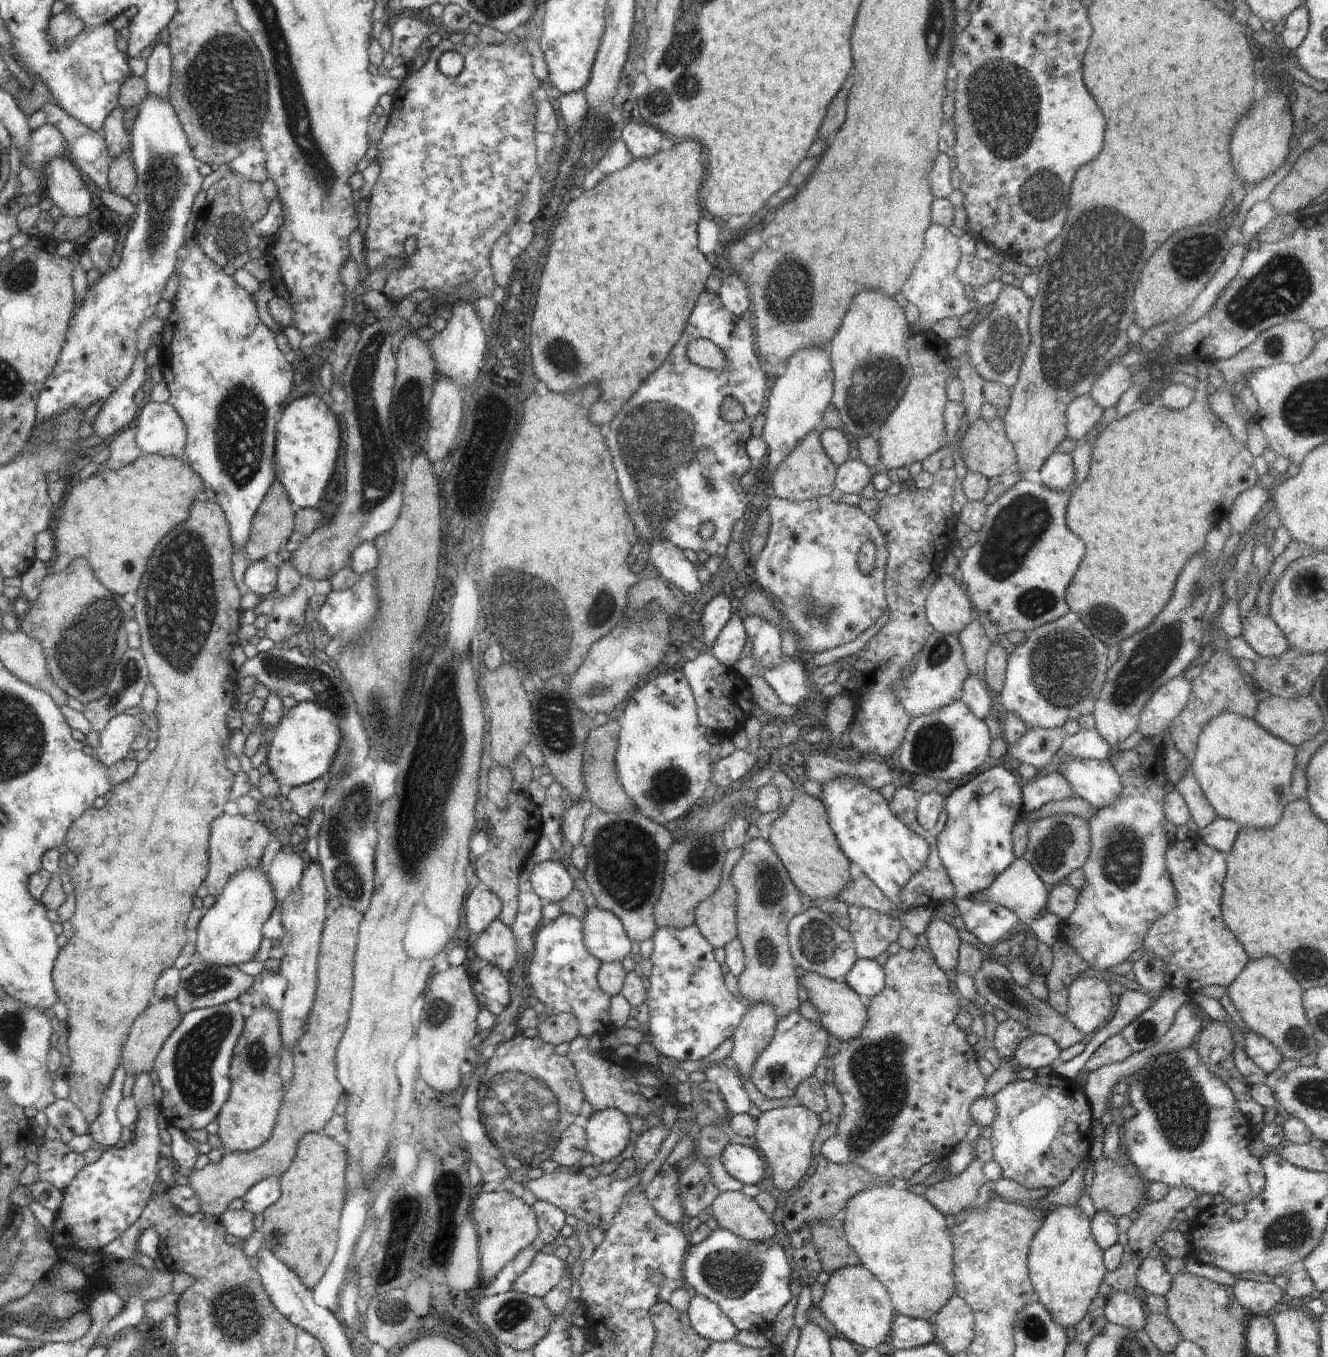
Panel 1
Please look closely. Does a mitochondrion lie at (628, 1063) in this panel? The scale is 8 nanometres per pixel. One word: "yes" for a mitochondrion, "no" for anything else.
no

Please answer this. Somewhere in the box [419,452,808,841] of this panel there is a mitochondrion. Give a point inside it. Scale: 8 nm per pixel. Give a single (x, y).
(544, 638)

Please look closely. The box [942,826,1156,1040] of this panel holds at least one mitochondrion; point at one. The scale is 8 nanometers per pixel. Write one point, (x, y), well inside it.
(998, 985)

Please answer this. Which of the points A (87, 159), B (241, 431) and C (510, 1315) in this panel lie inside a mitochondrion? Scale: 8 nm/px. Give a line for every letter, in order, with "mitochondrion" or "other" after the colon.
A: other
B: mitochondrion
C: mitochondrion

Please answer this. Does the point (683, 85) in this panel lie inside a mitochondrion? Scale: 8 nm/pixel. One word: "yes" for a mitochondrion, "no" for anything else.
yes

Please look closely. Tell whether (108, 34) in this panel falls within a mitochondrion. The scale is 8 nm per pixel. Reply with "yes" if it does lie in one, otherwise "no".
no

